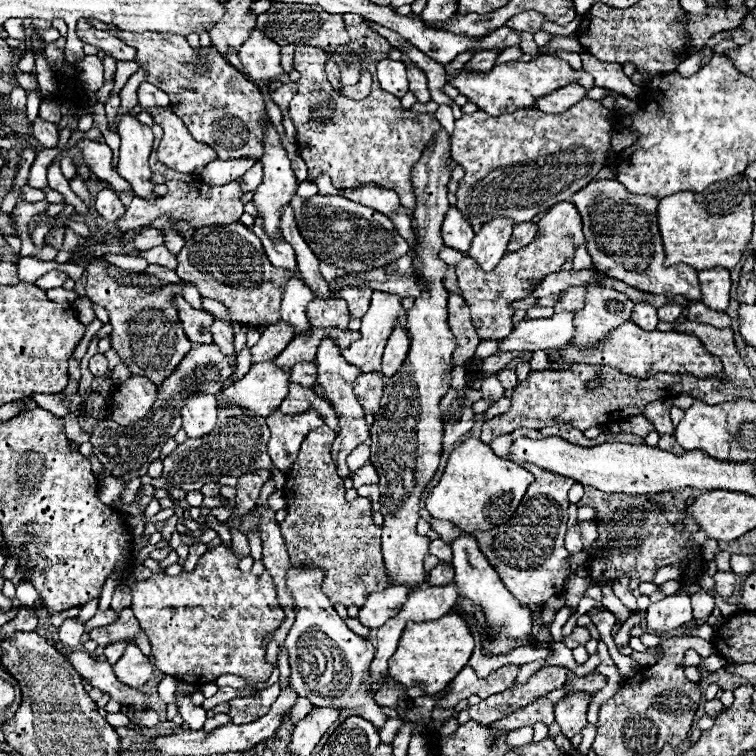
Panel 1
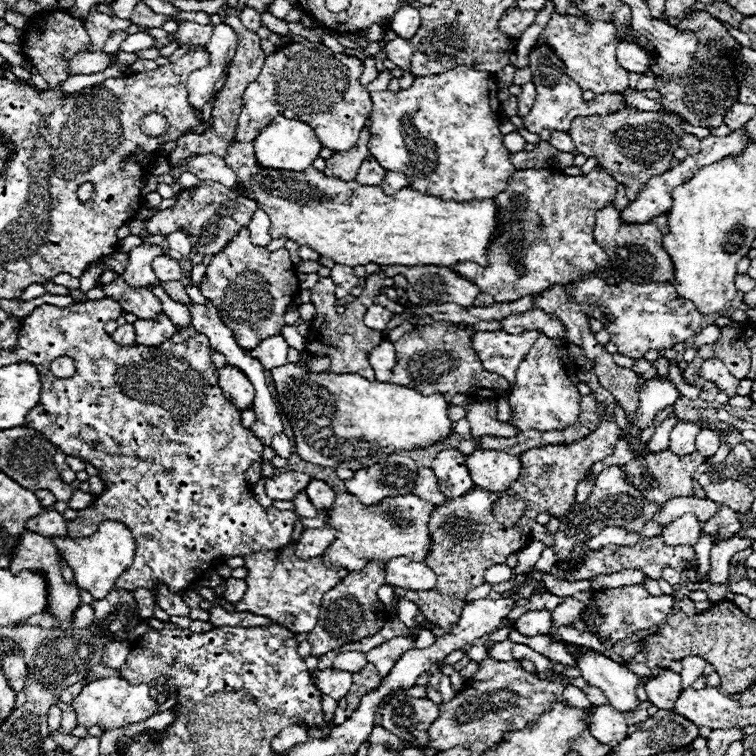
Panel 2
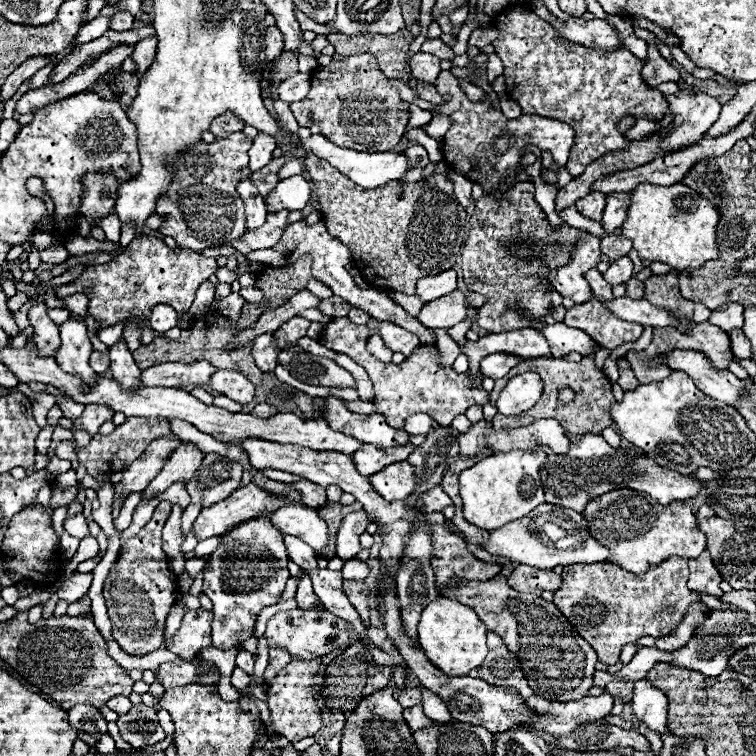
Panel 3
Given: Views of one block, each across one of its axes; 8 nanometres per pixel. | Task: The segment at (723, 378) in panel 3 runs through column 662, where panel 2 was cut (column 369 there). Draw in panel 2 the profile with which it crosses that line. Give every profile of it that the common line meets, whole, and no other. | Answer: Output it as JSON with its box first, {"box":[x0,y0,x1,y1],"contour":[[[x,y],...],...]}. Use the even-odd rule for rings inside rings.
{"box":[368,340,396,382],"contour":[[[384,340],[380,346],[372,348],[368,354],[368,362],[376,374],[378,382],[388,382],[392,376],[392,368],[396,364],[396,352],[394,344],[390,340]]]}

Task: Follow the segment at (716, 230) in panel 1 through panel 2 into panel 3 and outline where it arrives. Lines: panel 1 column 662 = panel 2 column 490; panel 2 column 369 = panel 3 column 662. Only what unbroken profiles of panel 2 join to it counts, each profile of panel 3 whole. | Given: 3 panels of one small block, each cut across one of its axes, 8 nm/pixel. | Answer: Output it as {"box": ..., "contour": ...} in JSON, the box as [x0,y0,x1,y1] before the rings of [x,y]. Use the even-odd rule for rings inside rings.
{"box":[622,184,718,268],"contour":[[[638,184],[630,192],[632,204],[628,206],[622,236],[634,242],[634,250],[642,260],[662,262],[670,268],[696,268],[716,256],[716,224],[718,212],[698,192],[684,184],[652,186]]]}

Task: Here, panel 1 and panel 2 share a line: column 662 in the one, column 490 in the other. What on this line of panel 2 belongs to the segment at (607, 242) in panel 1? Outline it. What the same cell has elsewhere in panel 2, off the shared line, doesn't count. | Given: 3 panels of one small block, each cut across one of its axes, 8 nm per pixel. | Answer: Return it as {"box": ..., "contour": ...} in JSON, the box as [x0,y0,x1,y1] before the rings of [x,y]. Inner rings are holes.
{"box":[452,168,616,302],"contour":[[[594,168],[588,176],[562,176],[556,170],[516,170],[508,180],[506,192],[498,194],[496,204],[500,208],[502,234],[488,252],[488,266],[480,266],[474,262],[460,262],[452,266],[460,276],[470,280],[480,288],[480,292],[490,294],[496,302],[514,302],[528,294],[540,294],[554,284],[570,284],[580,280],[586,274],[598,274],[602,268],[610,270],[610,258],[606,252],[594,242],[594,214],[598,208],[604,208],[616,196],[616,182],[600,168]],[[536,220],[542,220],[542,228],[538,228]]]}

